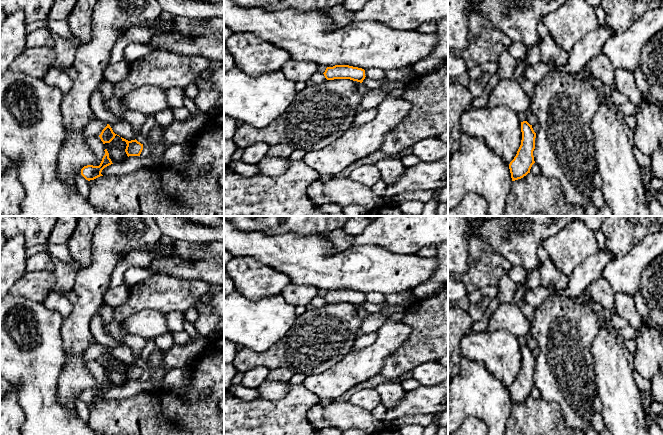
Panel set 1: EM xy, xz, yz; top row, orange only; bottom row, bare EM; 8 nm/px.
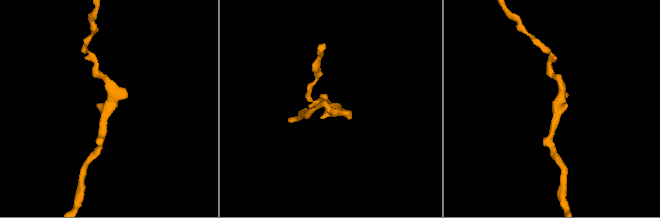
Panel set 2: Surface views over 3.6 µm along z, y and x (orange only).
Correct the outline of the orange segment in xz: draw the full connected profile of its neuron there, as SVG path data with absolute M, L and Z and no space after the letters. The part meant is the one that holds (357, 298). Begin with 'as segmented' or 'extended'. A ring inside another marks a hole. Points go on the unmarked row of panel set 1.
as segmented; M335 289L327 291L323 297L327 304L350 303L362 307L365 303L365 294L349 289Z

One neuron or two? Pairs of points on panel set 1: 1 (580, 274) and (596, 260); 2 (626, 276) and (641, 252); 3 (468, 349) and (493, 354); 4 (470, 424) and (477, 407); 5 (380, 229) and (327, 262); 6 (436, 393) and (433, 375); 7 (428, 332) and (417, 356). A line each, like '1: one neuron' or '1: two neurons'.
1: one neuron
2: one neuron
3: one neuron
4: two neurons
5: two neurons
6: two neurons
7: one neuron

